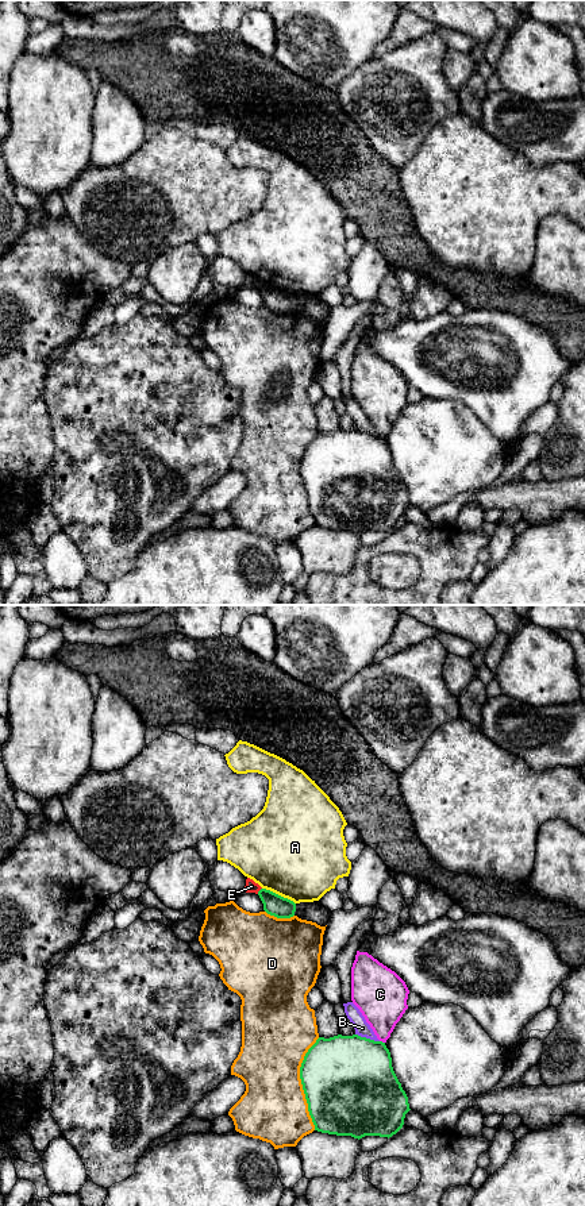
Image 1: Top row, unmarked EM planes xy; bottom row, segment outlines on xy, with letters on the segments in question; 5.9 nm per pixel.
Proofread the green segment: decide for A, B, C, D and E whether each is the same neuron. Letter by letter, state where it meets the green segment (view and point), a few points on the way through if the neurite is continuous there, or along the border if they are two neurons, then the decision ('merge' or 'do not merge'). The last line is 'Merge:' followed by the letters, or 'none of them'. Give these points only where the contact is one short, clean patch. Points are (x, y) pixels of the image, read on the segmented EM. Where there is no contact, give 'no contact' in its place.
A: meets green in xy at (277, 894); do not merge
B: meets green in xy at (368, 1039); do not merge
C: meets green in xy at (381, 1041); do not merge
D: meets green in xy at (301, 1083); do not merge
E: meets green in xy at (260, 890); border along xy (261, 887), (257, 893); do not merge
Merge: none of them

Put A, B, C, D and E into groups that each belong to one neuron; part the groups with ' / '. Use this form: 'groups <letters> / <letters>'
groups A / B E / C / D

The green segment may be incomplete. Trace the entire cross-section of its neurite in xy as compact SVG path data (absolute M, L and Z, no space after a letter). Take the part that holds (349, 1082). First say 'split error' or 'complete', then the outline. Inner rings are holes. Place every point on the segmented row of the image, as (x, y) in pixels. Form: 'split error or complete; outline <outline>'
complete; outline M358 1034L319 1037L300 1067L300 1079L315 1130L336 1136L392 1137L411 1110L385 1043Z

